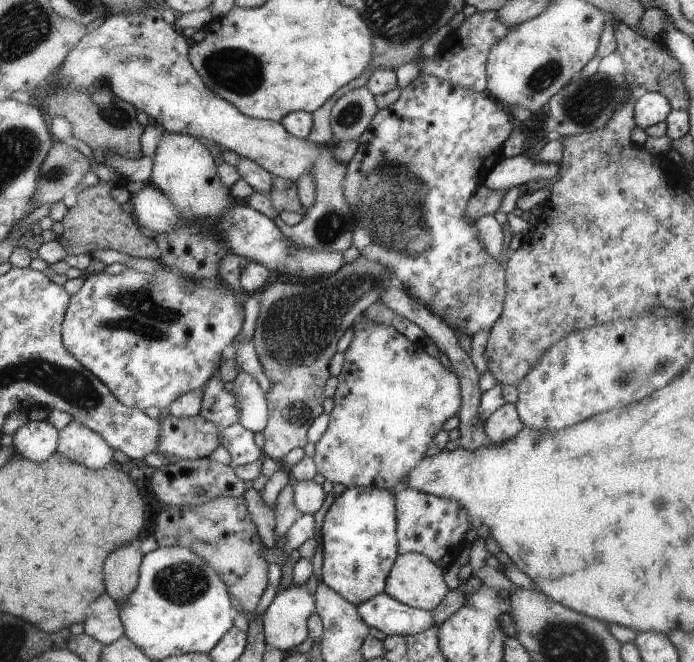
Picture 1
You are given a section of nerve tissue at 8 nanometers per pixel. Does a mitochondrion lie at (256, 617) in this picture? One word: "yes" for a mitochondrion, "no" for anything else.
no

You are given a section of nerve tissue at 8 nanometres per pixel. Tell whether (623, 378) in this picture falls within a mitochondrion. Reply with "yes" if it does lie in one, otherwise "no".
yes

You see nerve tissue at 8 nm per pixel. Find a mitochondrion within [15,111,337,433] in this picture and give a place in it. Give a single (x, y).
(295, 413)

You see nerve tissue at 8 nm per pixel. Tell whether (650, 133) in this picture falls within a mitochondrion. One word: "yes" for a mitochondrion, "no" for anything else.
no

